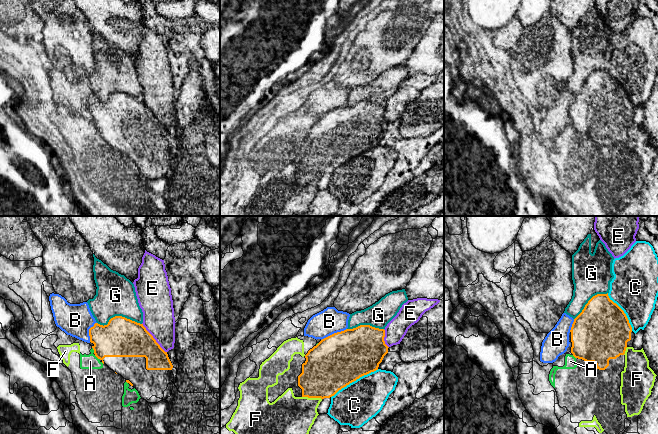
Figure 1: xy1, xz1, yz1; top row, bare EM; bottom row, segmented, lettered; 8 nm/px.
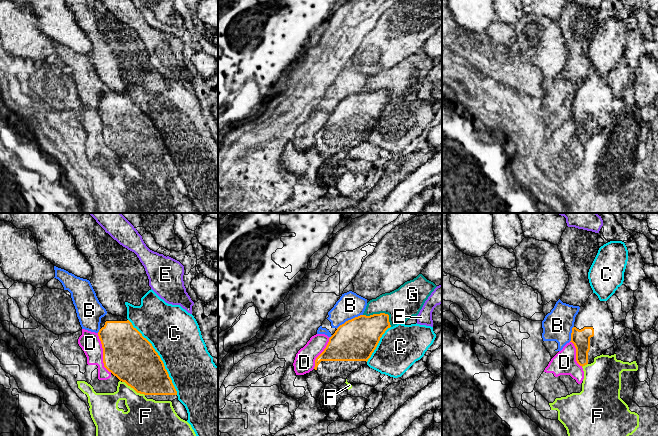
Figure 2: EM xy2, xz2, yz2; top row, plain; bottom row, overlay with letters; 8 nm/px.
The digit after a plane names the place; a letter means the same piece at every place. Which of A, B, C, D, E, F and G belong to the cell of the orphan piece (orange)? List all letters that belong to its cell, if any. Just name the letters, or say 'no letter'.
no letter

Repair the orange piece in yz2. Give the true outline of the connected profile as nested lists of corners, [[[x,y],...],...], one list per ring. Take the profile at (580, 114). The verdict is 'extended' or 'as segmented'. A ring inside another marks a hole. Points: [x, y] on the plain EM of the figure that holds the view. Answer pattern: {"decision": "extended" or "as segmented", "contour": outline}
{"decision": "extended", "contour": [[[592,69],[575,93],[571,117],[576,124],[576,137],[580,142],[594,138],[594,134],[614,122],[614,94],[607,77],[600,77]]]}

